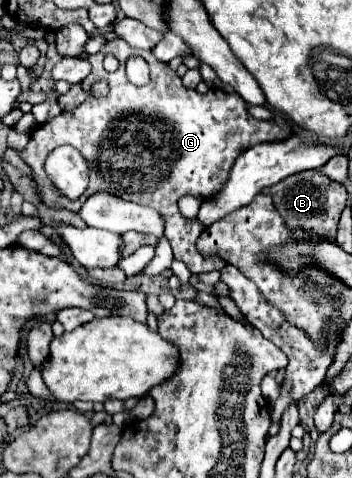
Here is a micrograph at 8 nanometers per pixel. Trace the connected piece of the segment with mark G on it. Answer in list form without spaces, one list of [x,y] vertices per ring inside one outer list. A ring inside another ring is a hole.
[[[109,40],[97,54],[93,56],[87,56],[89,64],[91,64],[91,74],[81,82],[81,88],[83,90],[89,90],[93,80],[95,78],[103,78],[109,82],[109,94],[105,98],[93,98],[93,96],[87,96],[87,100],[77,106],[75,110],[71,112],[61,112],[57,118],[49,120],[49,122],[43,122],[39,124],[31,136],[29,136],[29,142],[27,146],[23,148],[21,152],[21,160],[33,170],[33,182],[37,186],[37,194],[39,194],[39,200],[53,208],[53,210],[73,210],[73,212],[79,212],[83,202],[95,194],[95,192],[107,192],[107,194],[113,194],[117,198],[123,198],[123,200],[129,200],[129,202],[135,202],[135,204],[141,204],[141,206],[149,206],[149,208],[155,208],[163,214],[165,218],[165,230],[164,235],[169,240],[171,248],[173,250],[174,258],[185,262],[185,266],[193,272],[193,274],[203,274],[203,272],[211,272],[211,270],[221,270],[227,262],[221,258],[221,256],[203,256],[199,254],[197,250],[197,238],[201,236],[201,232],[205,230],[203,224],[193,218],[185,218],[179,208],[177,208],[177,202],[181,196],[197,196],[197,198],[203,198],[203,200],[209,200],[213,198],[221,188],[223,184],[227,182],[229,178],[229,172],[237,160],[237,156],[255,146],[255,144],[261,144],[261,142],[279,142],[279,140],[287,140],[291,134],[293,134],[293,128],[291,124],[281,116],[281,114],[273,114],[271,120],[255,120],[249,112],[247,112],[247,104],[237,96],[237,94],[229,94],[225,90],[209,90],[205,96],[199,96],[195,90],[189,90],[181,84],[181,78],[177,76],[175,70],[171,70],[167,64],[159,62],[151,52],[145,52],[141,50],[141,58],[147,60],[149,64],[149,70],[151,70],[151,82],[147,86],[133,86],[127,76],[125,76],[125,62],[127,58],[131,56],[139,56],[139,50],[131,50],[123,40]],[[105,54],[113,54],[119,58],[121,66],[117,72],[109,74],[103,70],[103,56]],[[59,144],[71,144],[73,148],[77,148],[81,152],[81,156],[87,160],[89,164],[89,186],[85,190],[85,194],[71,202],[59,194],[51,194],[51,190],[41,190],[41,158],[47,158],[47,154],[57,148]]]

